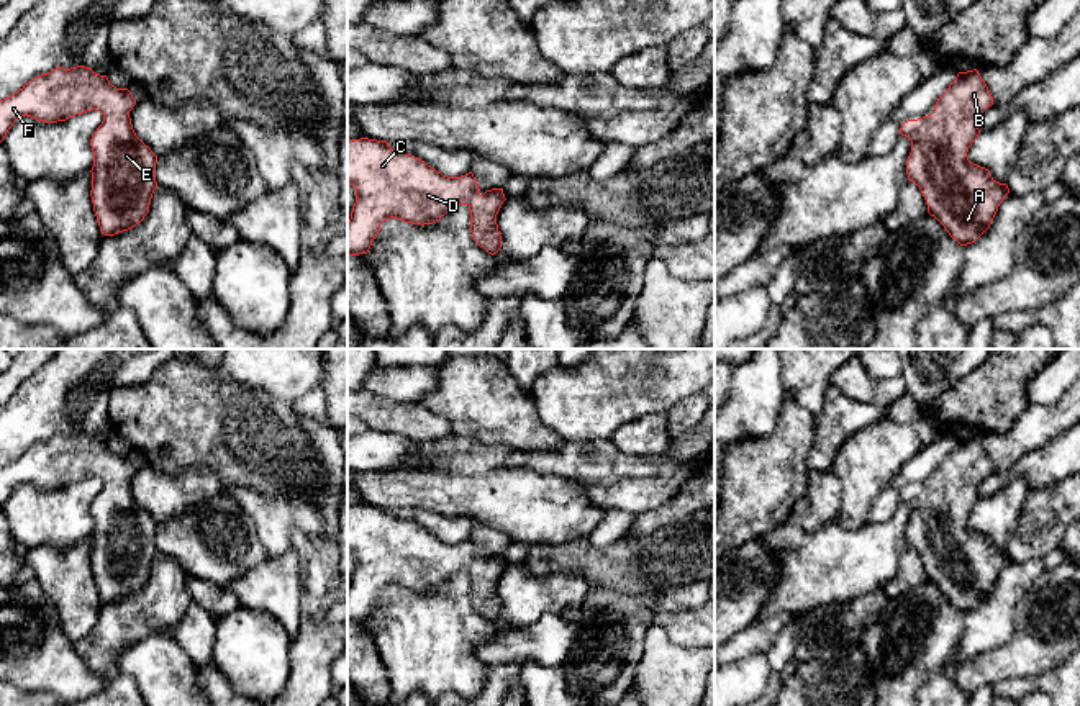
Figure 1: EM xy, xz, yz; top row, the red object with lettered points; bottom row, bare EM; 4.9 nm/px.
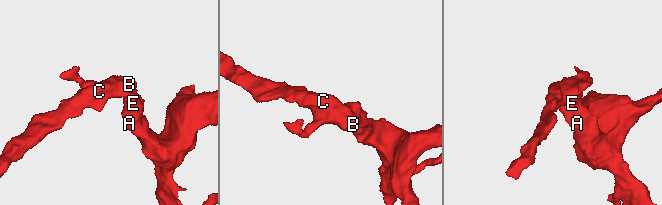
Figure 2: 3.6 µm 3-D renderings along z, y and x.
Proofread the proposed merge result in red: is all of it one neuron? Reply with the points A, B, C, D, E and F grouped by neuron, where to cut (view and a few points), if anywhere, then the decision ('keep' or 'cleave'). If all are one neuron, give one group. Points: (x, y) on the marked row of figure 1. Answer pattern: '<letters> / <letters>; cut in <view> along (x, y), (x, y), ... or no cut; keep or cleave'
A B C D E F; no cut; keep

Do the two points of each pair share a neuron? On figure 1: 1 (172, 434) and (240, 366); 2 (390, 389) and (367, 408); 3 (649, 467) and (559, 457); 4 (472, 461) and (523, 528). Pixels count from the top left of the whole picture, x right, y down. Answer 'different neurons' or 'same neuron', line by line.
1: different neurons
2: different neurons
3: same neuron
4: different neurons

